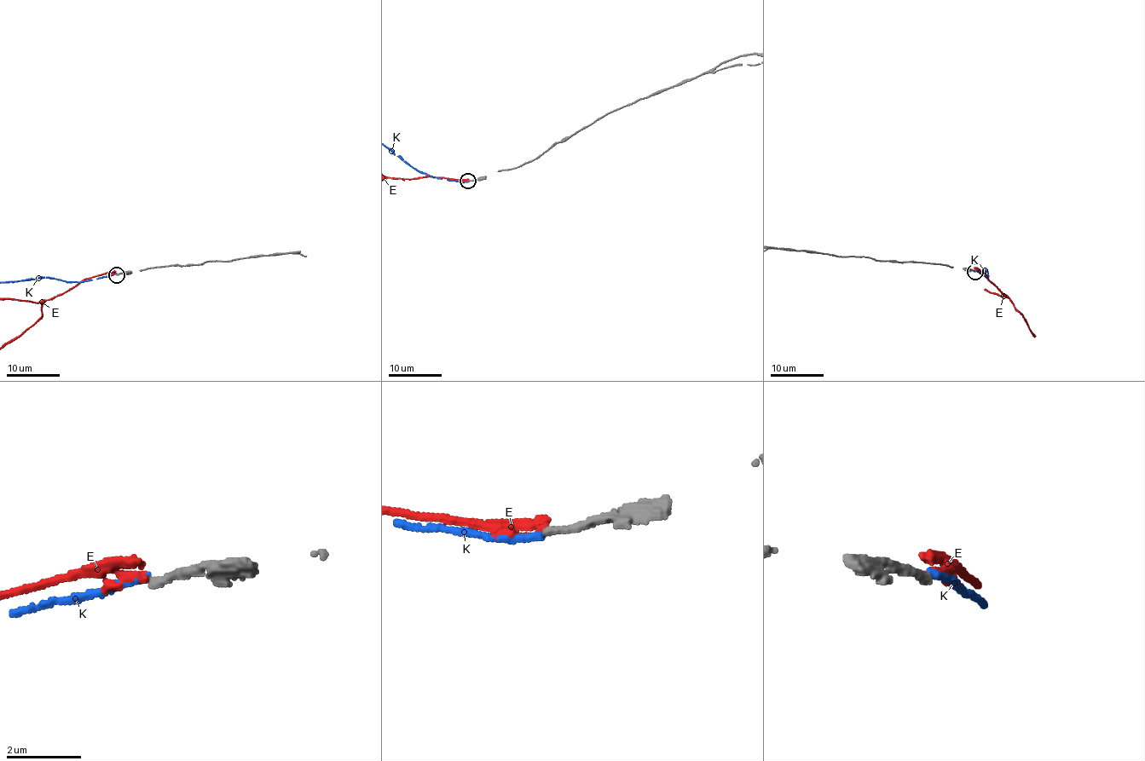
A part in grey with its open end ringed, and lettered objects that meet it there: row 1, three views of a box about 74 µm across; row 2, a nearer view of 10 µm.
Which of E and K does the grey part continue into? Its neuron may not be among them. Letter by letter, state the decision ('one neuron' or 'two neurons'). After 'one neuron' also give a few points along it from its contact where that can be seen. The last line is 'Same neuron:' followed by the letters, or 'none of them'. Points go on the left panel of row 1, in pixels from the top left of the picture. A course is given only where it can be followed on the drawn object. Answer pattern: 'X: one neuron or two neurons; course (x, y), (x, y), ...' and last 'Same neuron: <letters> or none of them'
E: two neurons
K: two neurons
Same neuron: none of them

